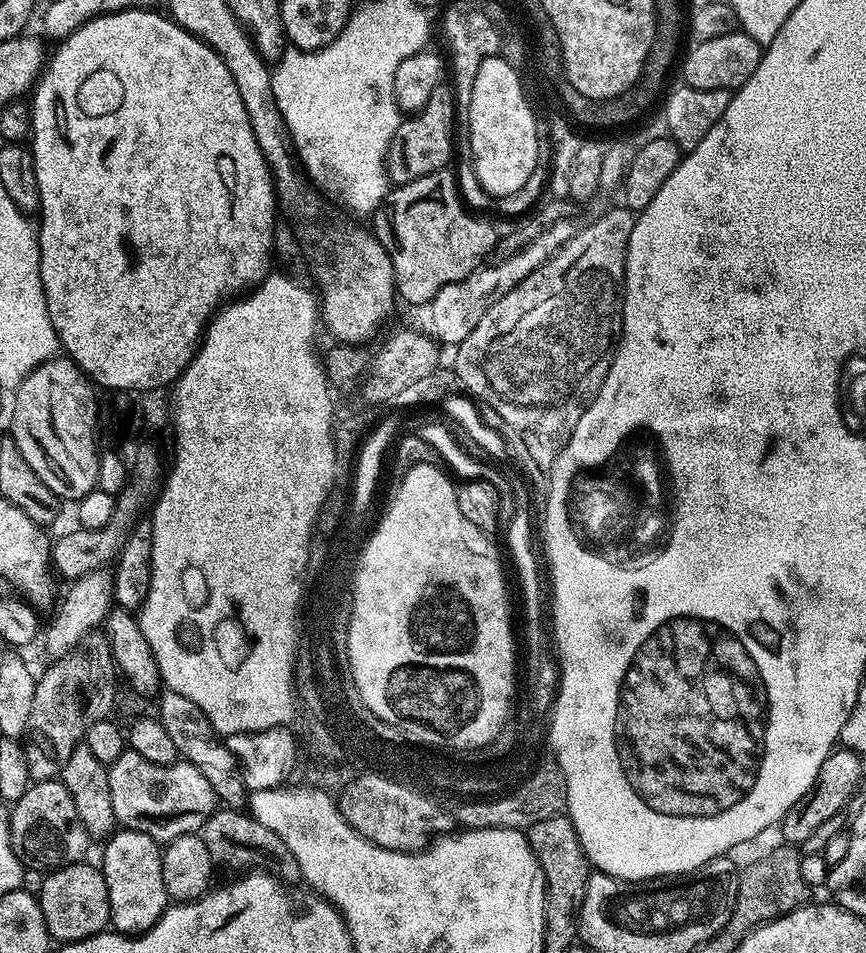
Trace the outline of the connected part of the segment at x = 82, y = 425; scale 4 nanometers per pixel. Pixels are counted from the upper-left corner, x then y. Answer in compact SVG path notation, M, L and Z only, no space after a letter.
M57 354L29 372L14 389L12 400L12 441L34 474L50 486L58 498L81 500L96 487L98 443L92 431L98 428L97 389L88 374L67 355Z

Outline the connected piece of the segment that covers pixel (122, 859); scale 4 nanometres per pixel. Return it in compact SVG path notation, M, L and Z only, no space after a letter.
M121 827L113 831L107 837L108 845L104 848L104 864L102 871L106 890L110 898L110 921L111 927L115 931L125 934L142 934L148 928L153 928L158 922L158 918L169 907L170 897L166 886L162 882L162 848L155 836L148 832L139 832L133 828Z

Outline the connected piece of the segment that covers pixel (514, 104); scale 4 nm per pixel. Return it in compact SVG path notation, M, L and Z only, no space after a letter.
M489 54L483 57L475 65L474 90L469 106L468 138L472 151L473 170L476 171L477 180L489 197L513 194L514 190L521 189L526 183L526 178L534 173L536 167L541 163L542 143L536 133L537 119L537 113L525 95L519 72L498 55Z

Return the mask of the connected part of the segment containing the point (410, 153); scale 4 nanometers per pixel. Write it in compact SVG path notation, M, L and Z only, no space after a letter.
M441 82L430 95L429 101L426 102L419 112L413 112L405 115L401 119L398 130L388 147L388 179L393 185L399 186L409 184L418 178L422 178L431 172L438 172L449 167L448 159L454 156L454 121L456 119L456 101L454 93L447 83Z

